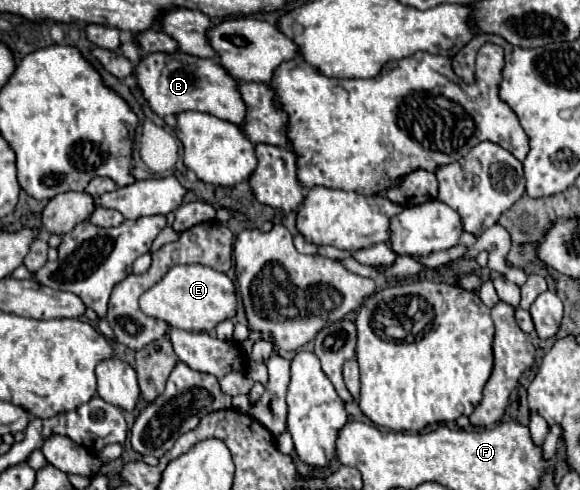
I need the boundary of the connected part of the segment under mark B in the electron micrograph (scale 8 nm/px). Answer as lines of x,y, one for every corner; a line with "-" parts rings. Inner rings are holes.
182,51
176,53
148,53
134,67
136,85
150,109
164,115
176,115
182,111
202,111
234,125
244,123
246,107
238,93
238,83
226,73
226,69
214,59
200,59

